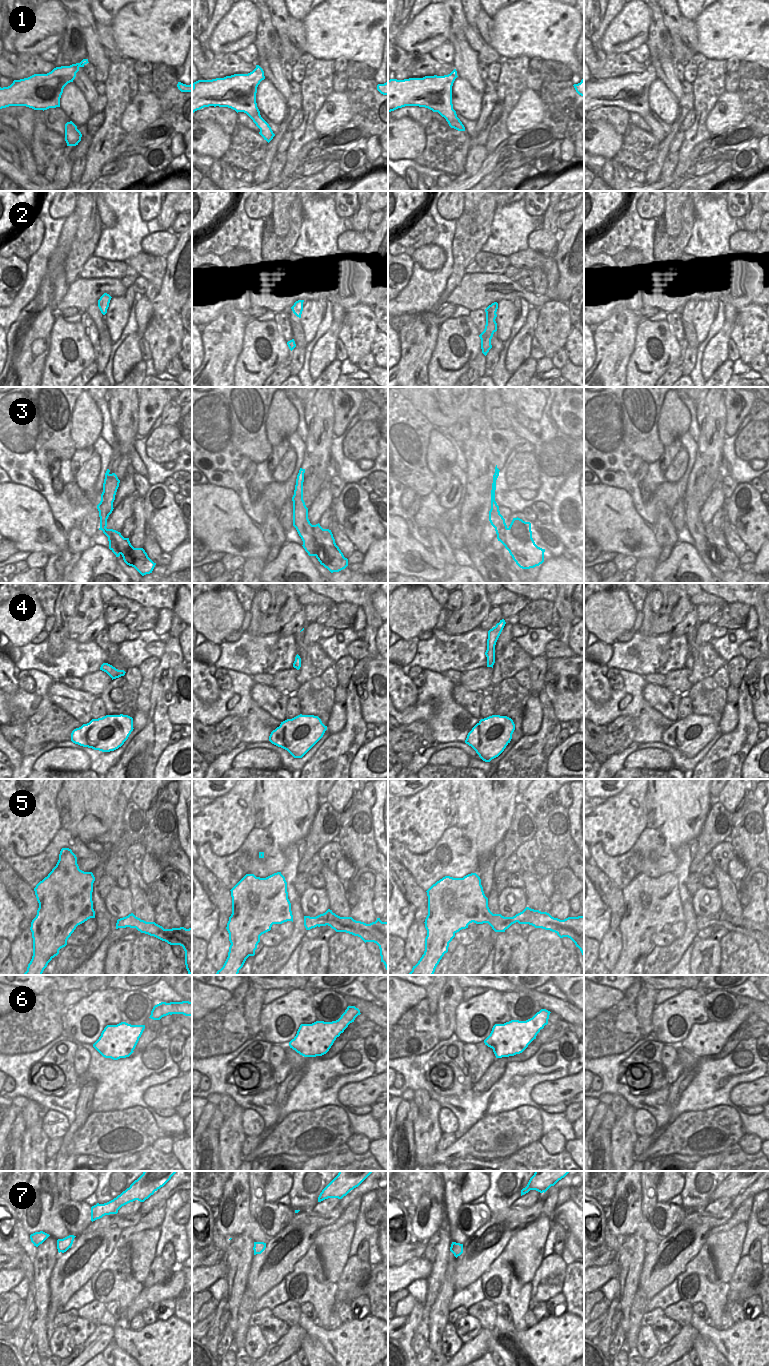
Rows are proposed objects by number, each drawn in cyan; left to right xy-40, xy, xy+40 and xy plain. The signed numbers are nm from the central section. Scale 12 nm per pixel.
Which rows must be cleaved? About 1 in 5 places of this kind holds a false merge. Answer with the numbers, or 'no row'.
3

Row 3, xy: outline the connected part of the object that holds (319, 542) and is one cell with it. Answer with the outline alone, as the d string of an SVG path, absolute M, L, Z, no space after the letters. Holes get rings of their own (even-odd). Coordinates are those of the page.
M308 516L305 527L296 530L308 555L315 556L331 573L339 572L348 566L348 559L336 545L331 530L323 529L319 523L312 525Z

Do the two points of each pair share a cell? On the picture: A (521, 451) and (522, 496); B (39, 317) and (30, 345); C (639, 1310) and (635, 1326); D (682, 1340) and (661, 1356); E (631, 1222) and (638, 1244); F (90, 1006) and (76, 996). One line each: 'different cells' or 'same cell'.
A: different cells
B: same cell
C: same cell
D: same cell
E: different cells
F: different cells

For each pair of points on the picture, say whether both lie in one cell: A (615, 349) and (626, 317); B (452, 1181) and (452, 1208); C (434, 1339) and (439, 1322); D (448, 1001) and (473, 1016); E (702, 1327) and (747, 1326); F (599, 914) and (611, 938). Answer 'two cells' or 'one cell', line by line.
A: one cell
B: one cell
C: one cell
D: two cells
E: one cell
F: two cells

